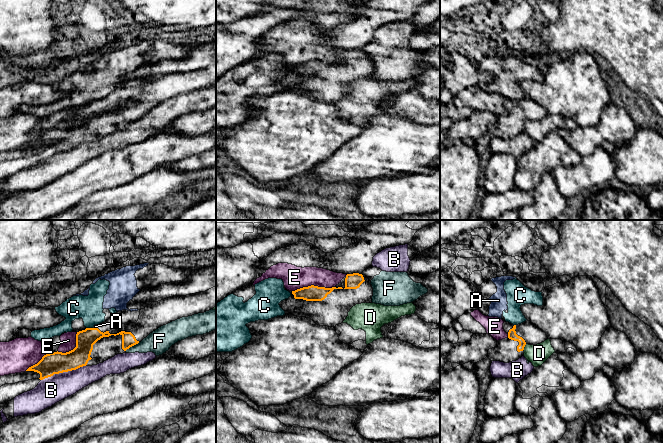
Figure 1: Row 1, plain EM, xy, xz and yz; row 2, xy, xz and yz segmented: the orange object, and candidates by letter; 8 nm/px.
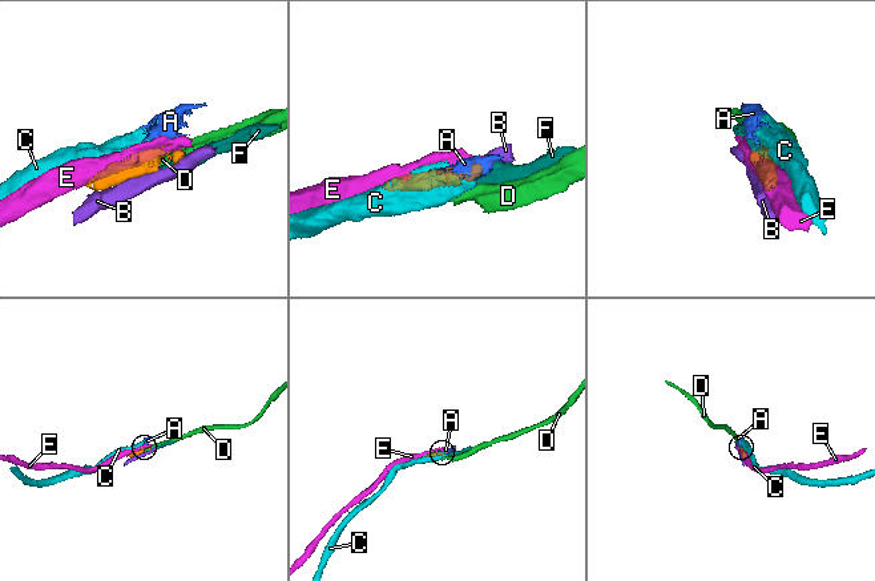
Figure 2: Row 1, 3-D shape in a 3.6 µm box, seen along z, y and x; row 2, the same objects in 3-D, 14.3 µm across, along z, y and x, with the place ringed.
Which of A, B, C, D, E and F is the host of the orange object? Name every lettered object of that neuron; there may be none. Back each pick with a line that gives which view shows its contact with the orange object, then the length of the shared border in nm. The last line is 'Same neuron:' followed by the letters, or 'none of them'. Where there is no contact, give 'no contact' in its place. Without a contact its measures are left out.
Same neuron: none of them

